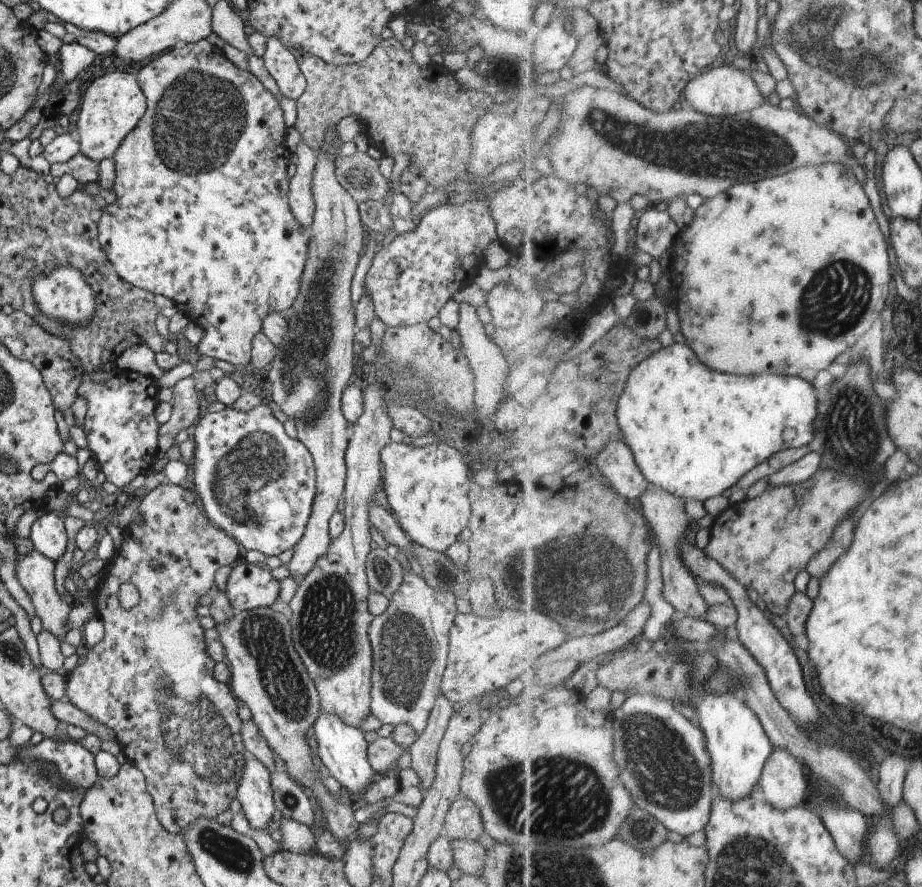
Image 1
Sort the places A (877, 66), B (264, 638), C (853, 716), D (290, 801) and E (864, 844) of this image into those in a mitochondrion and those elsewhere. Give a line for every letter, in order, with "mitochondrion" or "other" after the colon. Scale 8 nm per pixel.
A: mitochondrion
B: mitochondrion
C: other
D: mitochondrion
E: other

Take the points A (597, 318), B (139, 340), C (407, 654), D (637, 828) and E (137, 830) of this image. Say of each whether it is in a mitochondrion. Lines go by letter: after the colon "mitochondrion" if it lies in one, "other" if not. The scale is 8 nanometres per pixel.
A: other
B: other
C: mitochondrion
D: mitochondrion
E: other

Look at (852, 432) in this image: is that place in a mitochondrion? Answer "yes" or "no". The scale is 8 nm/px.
yes

